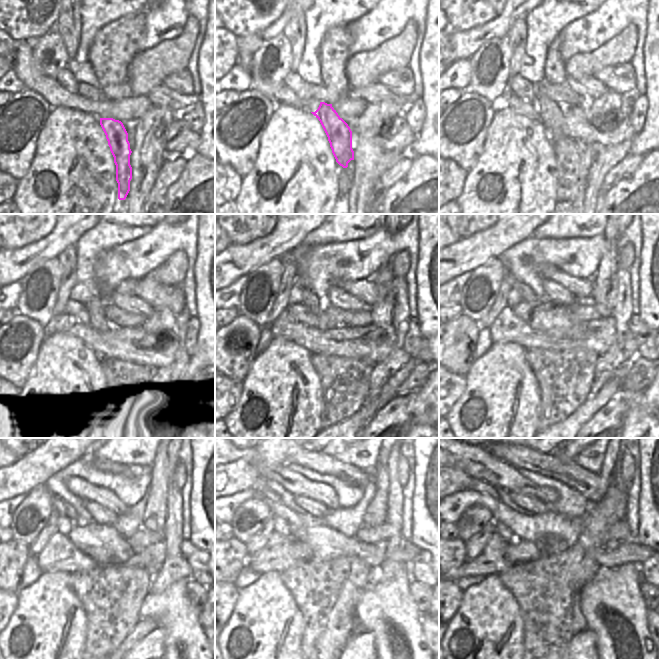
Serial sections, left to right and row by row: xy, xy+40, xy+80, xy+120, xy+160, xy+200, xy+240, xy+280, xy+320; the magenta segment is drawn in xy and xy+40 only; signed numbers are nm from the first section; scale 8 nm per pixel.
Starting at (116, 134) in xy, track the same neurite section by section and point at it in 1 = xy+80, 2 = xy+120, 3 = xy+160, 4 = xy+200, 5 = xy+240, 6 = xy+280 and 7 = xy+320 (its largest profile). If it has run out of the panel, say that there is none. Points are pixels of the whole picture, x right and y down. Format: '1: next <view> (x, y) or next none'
1: next xy+80 (550, 113)
2: next xy+120 (94, 306)
3: next xy+160 (315, 282)
4: next xy+200 (527, 278)
5: next xy+240 (75, 509)
6: next xy+280 (268, 489)
7: next xy+320 (476, 484)

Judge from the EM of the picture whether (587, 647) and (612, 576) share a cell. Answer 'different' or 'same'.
different

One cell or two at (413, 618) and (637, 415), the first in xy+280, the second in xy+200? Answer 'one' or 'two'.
one

